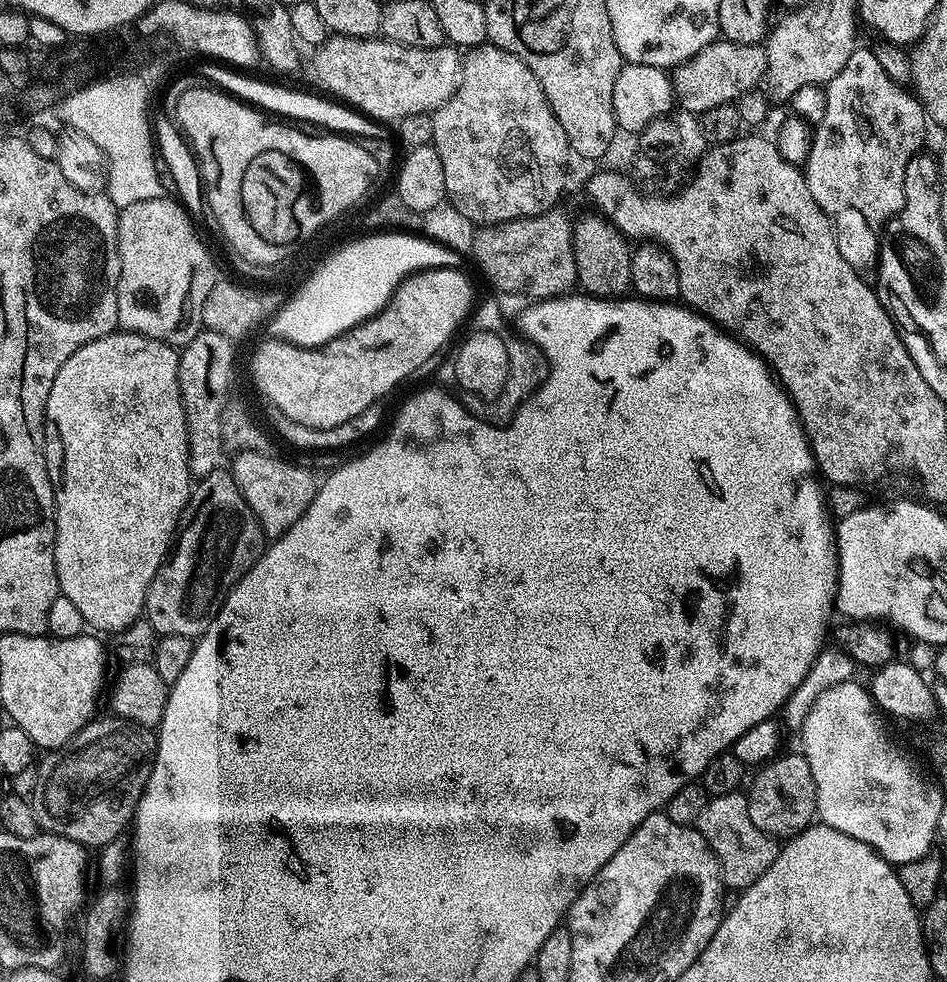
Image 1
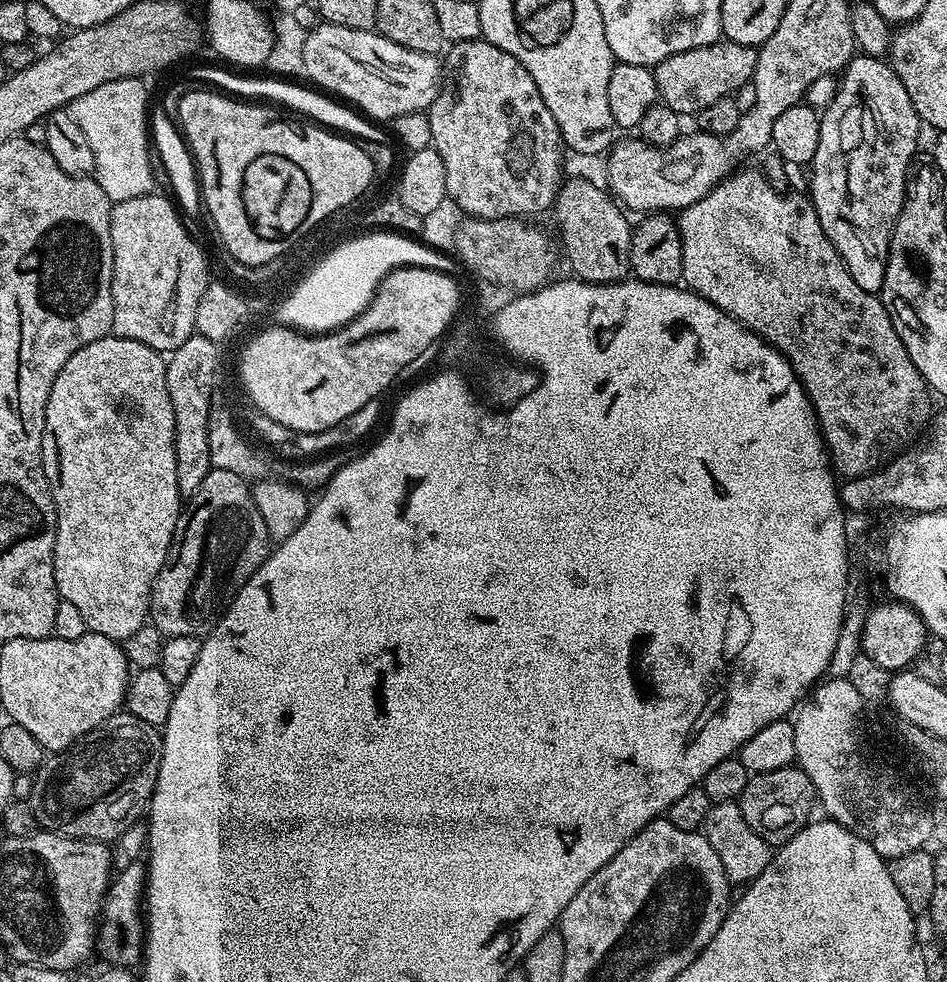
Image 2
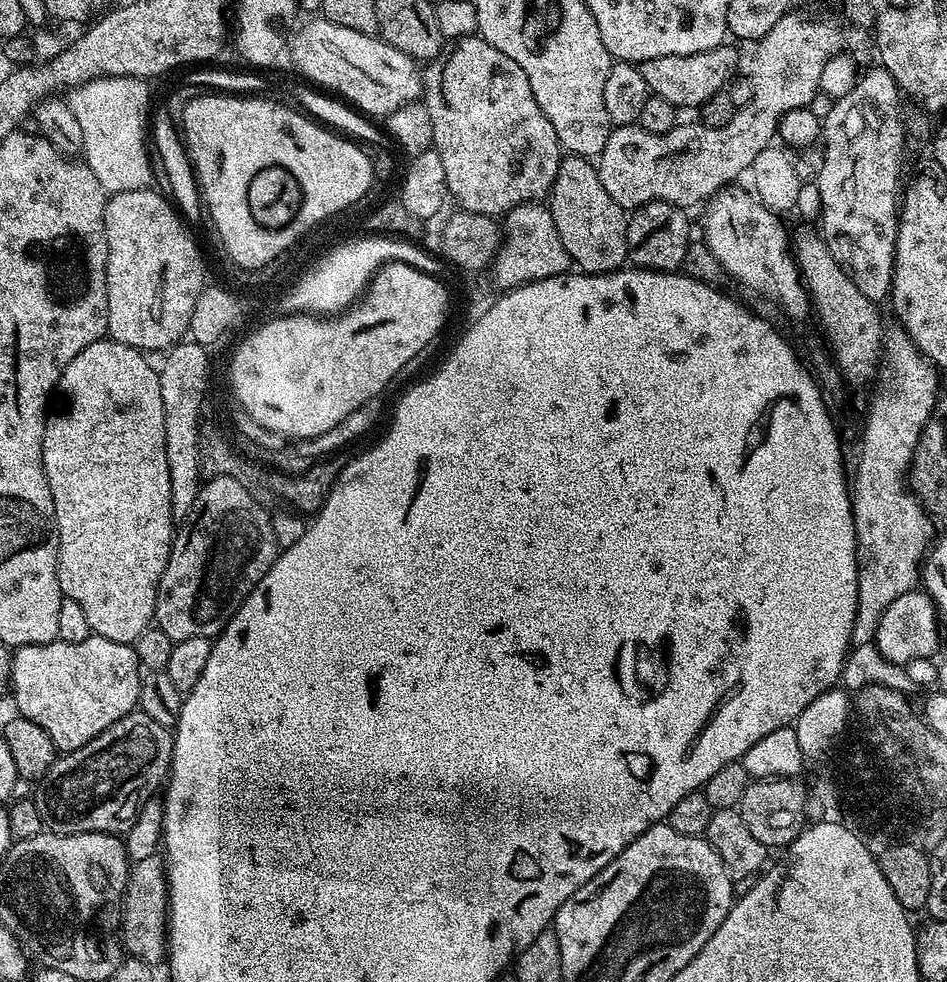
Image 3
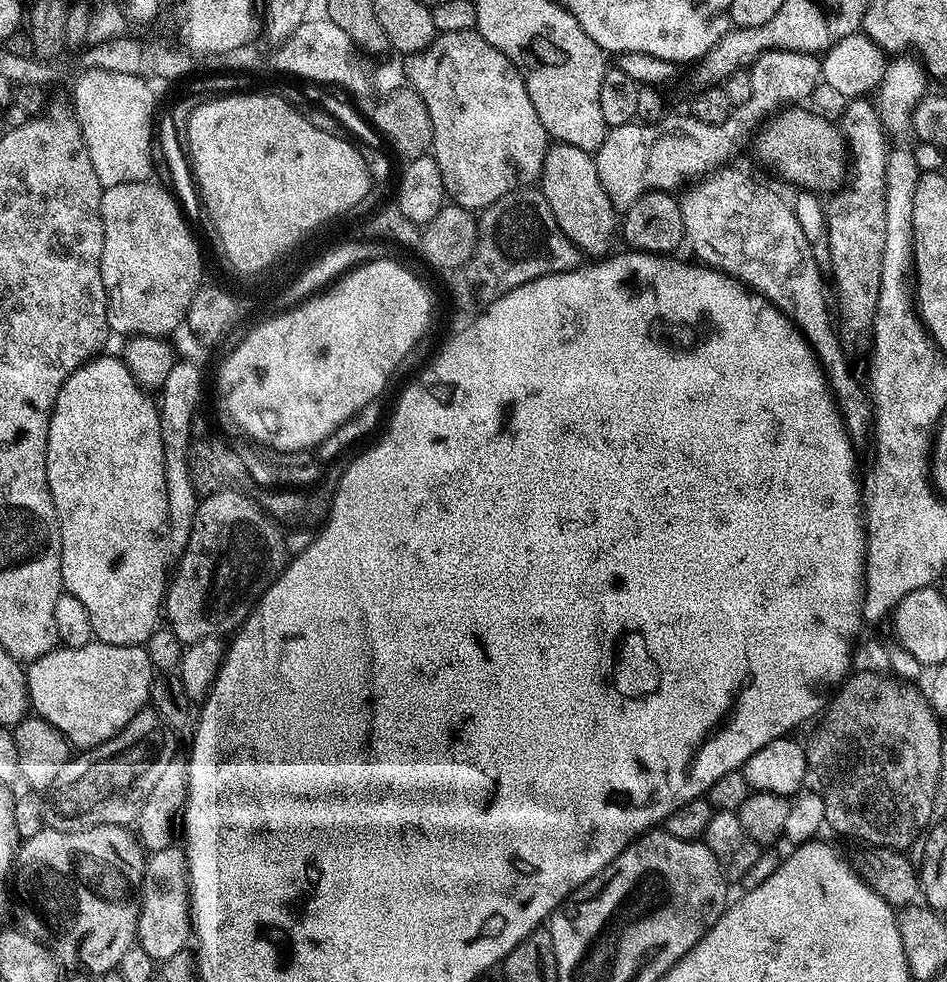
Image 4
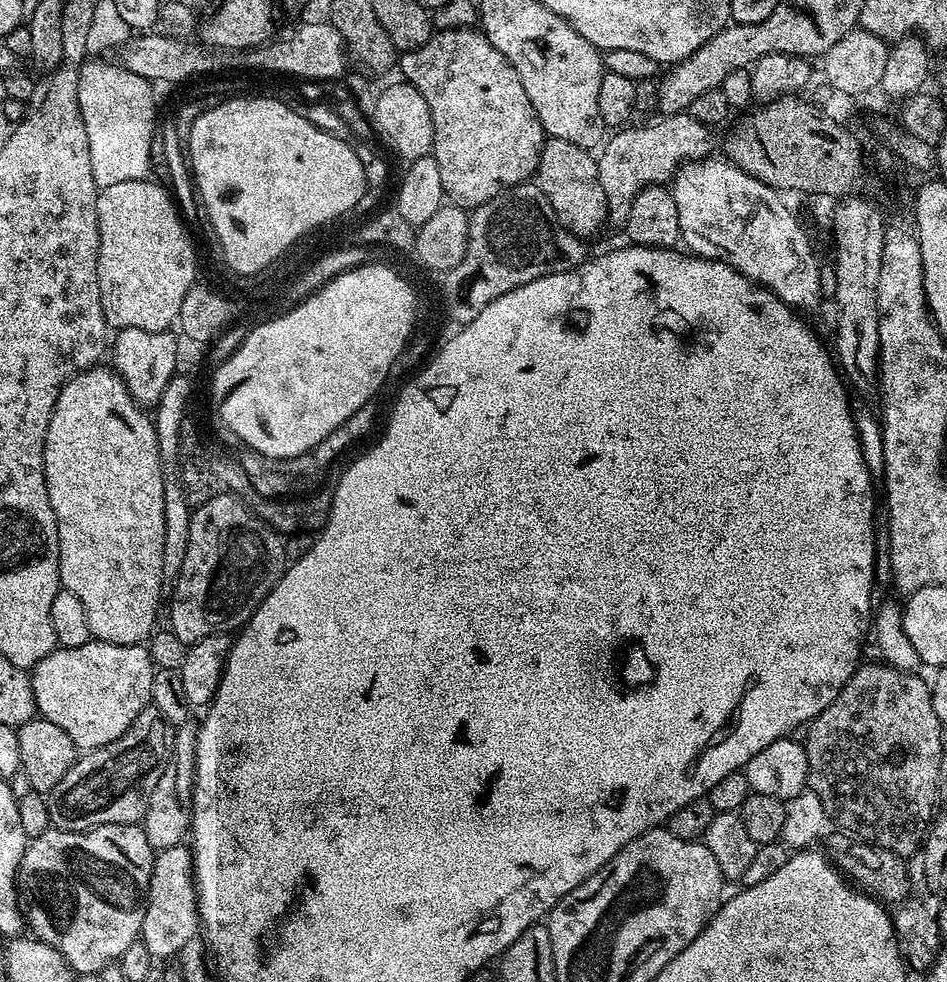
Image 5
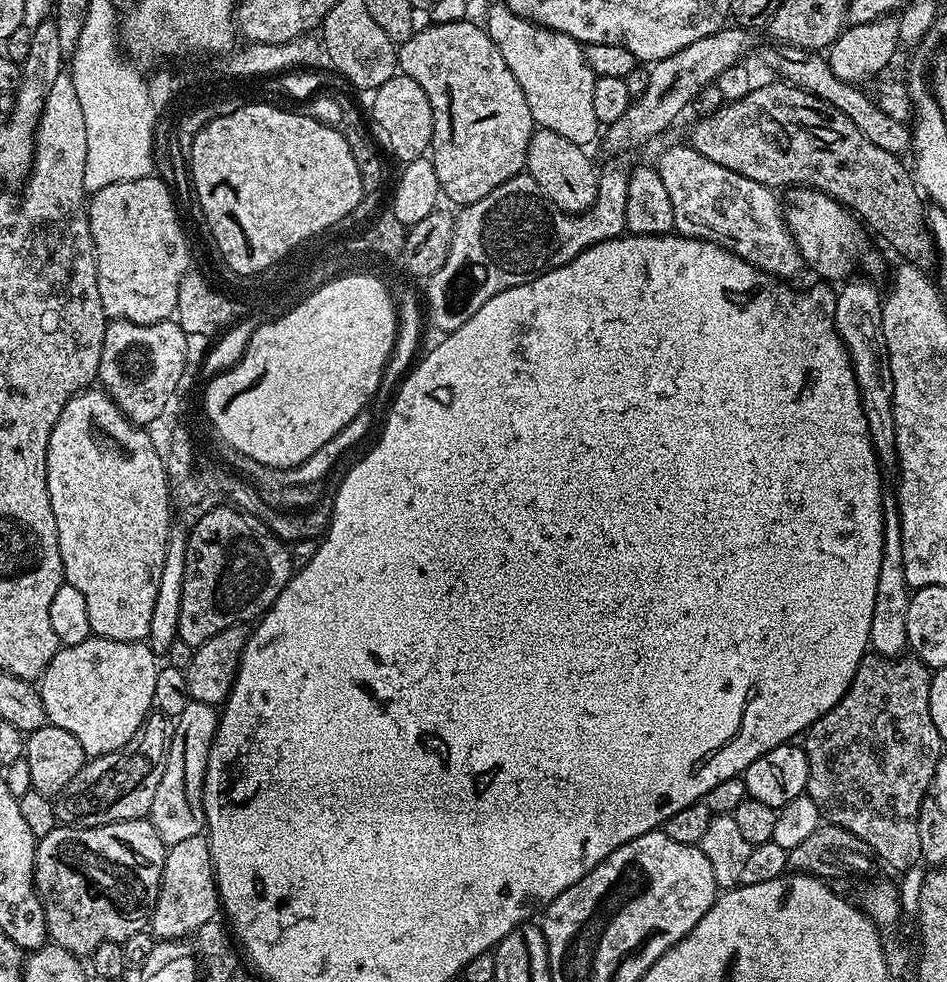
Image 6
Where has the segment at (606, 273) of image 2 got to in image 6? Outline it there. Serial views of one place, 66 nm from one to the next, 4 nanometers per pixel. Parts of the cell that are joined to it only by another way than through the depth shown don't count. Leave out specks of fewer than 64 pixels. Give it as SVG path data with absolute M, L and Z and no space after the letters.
M537 127L530 138L530 146L526 154L527 175L542 186L546 198L554 202L563 212L579 214L596 201L600 189L601 177L596 176L596 168L581 145L562 138L562 134L554 134L554 130Z

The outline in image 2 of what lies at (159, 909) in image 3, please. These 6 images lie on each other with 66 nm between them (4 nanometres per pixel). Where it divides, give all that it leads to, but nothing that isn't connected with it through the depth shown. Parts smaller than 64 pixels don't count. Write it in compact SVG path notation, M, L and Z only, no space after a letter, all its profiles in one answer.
M137 862L119 869L108 886L108 893L104 895L104 903L100 909L98 921L98 952L104 955L109 965L135 966L141 963L144 954L144 933L146 931L146 868Z

